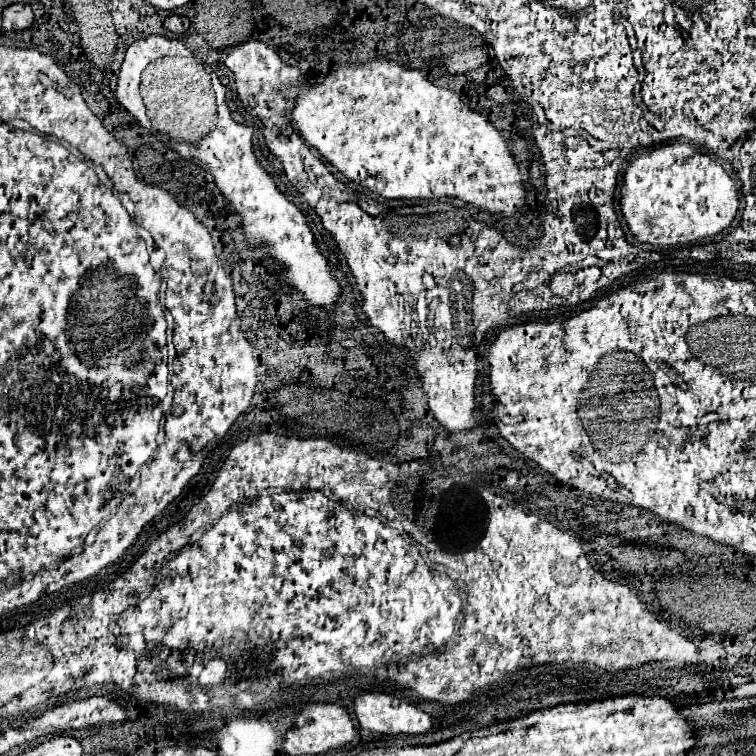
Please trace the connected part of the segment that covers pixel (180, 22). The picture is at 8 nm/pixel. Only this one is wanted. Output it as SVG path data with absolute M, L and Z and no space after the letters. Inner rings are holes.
M169 16L169 18L165 18L163 26L173 34L183 34L189 30L189 18L187 16Z

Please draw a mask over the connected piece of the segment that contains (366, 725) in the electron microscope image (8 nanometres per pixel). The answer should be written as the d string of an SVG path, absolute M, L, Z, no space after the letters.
M383 692L361 694L355 700L355 716L363 730L379 734L425 734L433 726L433 718L405 698Z

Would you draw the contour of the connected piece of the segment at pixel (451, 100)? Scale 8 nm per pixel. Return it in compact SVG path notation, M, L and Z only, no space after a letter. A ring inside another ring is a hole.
M387 60L341 66L323 80L301 88L293 108L293 122L305 142L315 146L345 178L371 188L379 196L409 200L457 196L465 204L503 216L513 216L525 204L521 174L493 124L479 112L471 112L455 92L435 86L417 70Z

